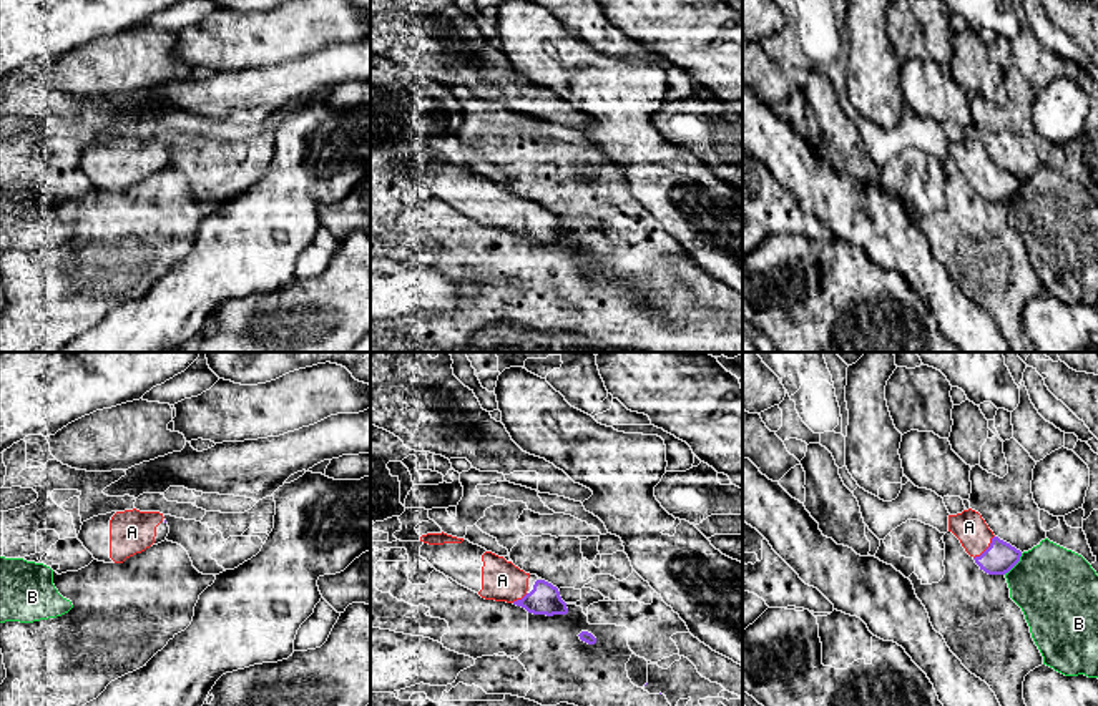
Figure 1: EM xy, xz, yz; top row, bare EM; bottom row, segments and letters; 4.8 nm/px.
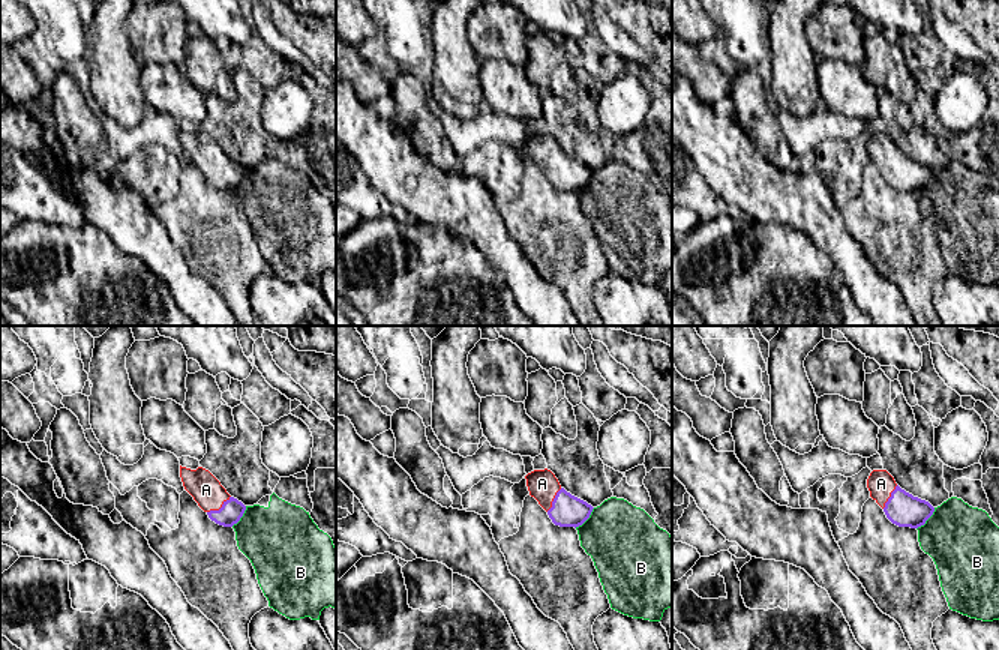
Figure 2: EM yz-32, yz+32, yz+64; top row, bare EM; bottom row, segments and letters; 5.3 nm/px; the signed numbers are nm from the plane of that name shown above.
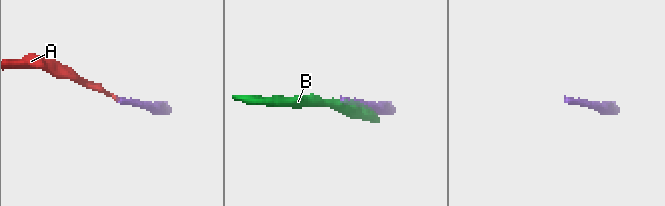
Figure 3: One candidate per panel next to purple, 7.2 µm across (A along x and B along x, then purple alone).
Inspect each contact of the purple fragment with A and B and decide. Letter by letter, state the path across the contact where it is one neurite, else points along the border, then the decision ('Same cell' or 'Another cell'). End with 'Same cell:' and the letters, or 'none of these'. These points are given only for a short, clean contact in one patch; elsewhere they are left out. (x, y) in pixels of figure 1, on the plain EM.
A: Path across: yz (1000, 185), (995, 185), (987, 176), (969, 155). Same cell
B: Another cell
Same cell: A

